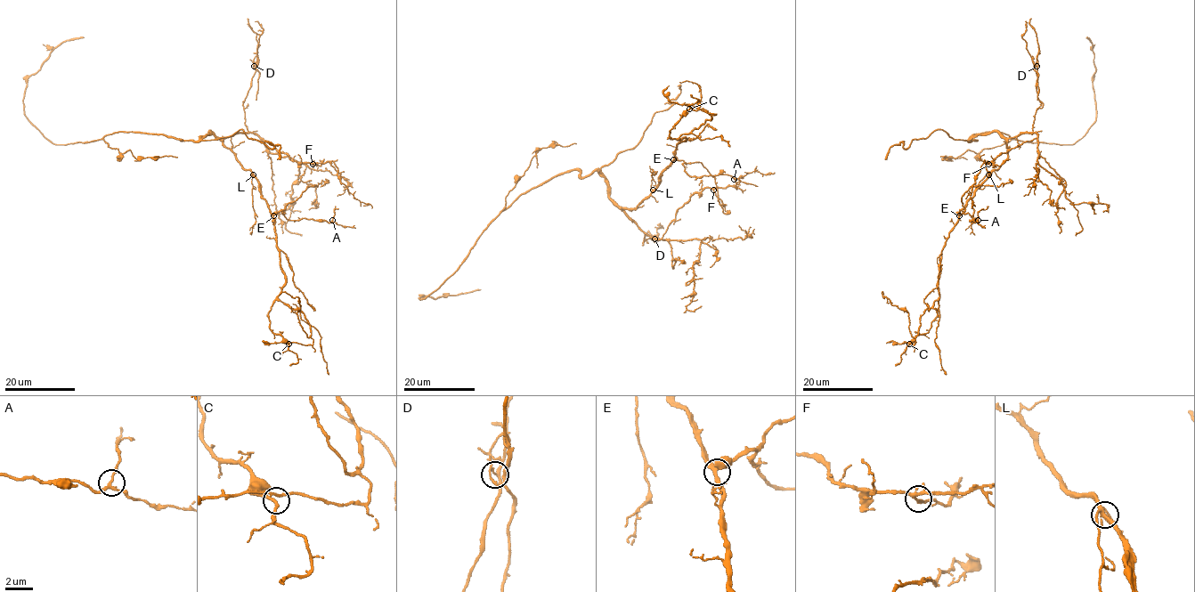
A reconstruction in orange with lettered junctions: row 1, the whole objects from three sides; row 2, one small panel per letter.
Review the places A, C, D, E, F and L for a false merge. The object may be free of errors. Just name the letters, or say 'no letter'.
D

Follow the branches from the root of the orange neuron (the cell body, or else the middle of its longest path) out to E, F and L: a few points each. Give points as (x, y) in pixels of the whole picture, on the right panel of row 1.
E: (985, 133), (996, 132), (1005, 140), (1007, 158), (976, 190), (959, 215)
F: (985, 133), (996, 132), (1003, 137), (1036, 134), (1001, 153), (986, 163), (988, 164)
L: (985, 133), (996, 132), (1005, 140), (1007, 147), (1006, 160), (988, 174)

